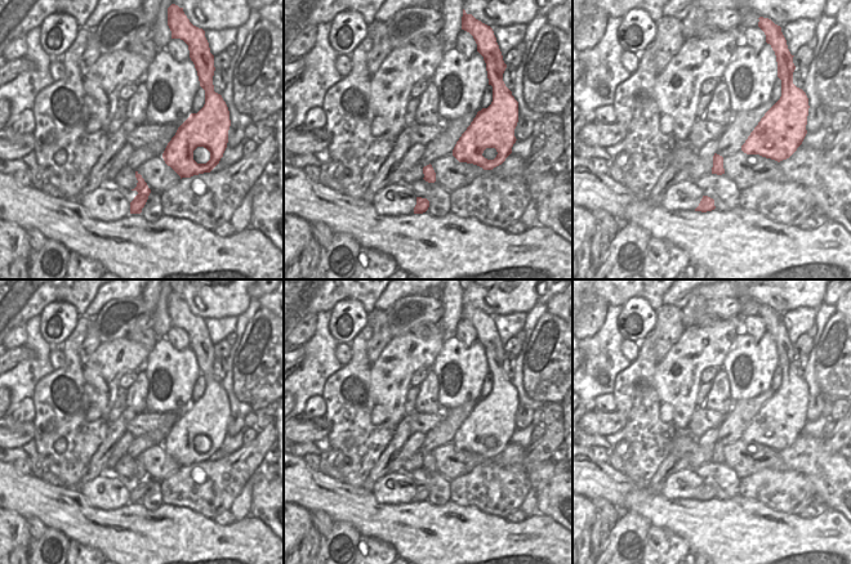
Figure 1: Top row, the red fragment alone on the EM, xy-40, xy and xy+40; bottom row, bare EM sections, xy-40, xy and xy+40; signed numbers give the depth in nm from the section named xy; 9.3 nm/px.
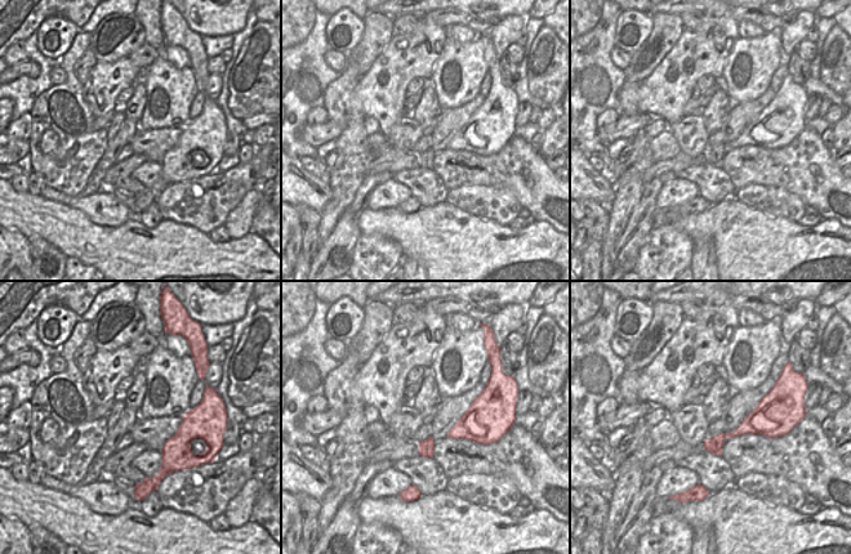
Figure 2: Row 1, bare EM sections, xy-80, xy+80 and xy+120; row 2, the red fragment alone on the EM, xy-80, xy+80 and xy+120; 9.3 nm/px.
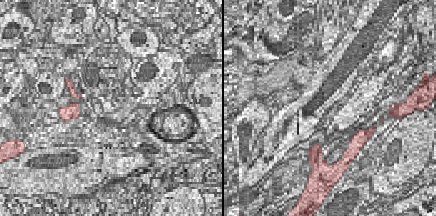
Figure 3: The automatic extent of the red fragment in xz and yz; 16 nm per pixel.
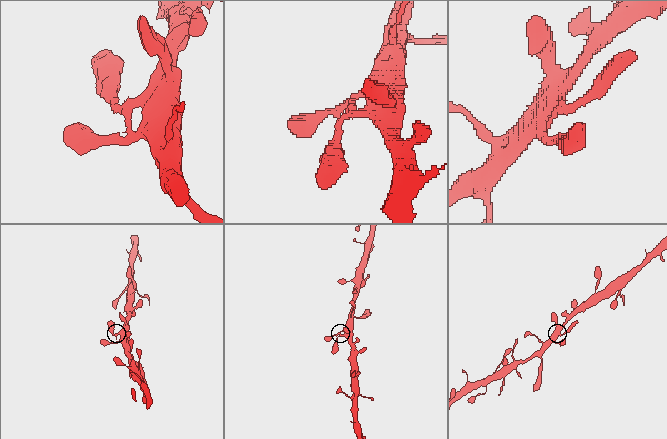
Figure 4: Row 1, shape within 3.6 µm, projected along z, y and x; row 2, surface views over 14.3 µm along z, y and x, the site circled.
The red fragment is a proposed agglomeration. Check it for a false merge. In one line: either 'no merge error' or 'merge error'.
no merge error

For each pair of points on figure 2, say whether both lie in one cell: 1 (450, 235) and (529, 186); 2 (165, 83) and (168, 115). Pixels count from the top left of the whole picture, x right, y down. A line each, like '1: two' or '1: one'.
1: two
2: one

